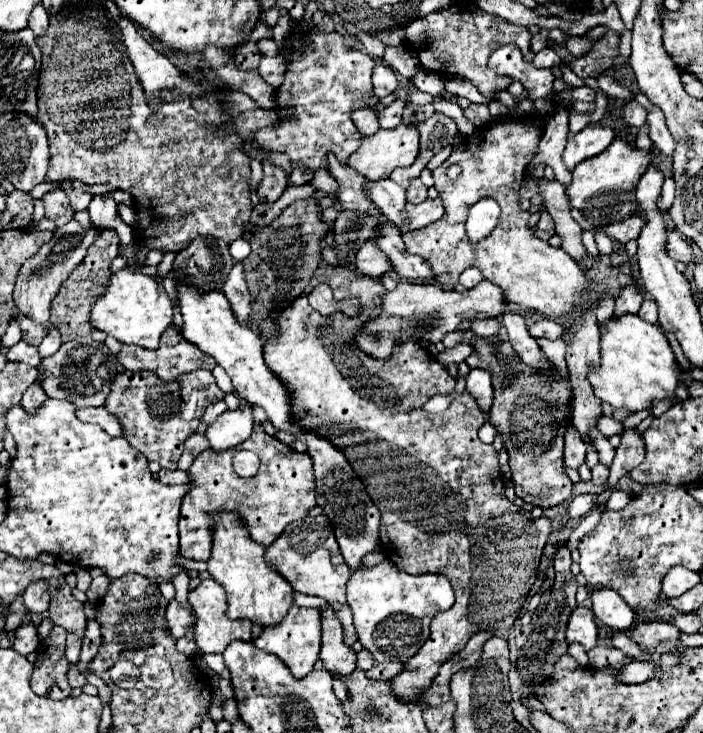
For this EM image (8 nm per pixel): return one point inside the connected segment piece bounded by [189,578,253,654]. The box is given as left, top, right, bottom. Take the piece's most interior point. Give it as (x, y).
(213, 631)

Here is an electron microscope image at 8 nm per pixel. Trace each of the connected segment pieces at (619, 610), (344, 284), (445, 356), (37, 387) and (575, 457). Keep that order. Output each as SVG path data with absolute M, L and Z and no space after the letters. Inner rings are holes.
M609 588L593 590L591 598L593 598L591 610L599 618L599 622L603 622L613 632L631 630L631 626L635 624L635 614L625 604L625 600L621 600L621 596L617 596L615 590L609 590Z
M321 262L305 292L279 316L279 336L271 340L263 338L263 354L267 366L273 368L281 380L285 380L293 394L295 420L303 428L313 428L321 436L329 438L363 480L371 500L381 510L381 546L385 556L407 574L445 574L453 586L453 608L433 616L429 640L405 664L403 672L393 678L397 696L401 700L415 700L433 682L439 666L465 648L473 634L513 626L535 582L541 552L551 532L551 520L545 516L533 518L529 512L517 508L505 498L504 477L497 452L493 446L483 444L477 438L477 430L485 424L487 412L479 408L477 400L469 396L467 390L459 394L461 400L453 400L441 414L429 414L423 410L429 396L451 394L457 384L443 364L427 356L425 348L415 342L405 342L393 348L389 360L375 360L353 344L333 344L333 336L353 336L357 326L377 316L383 292L385 288L369 276L355 274L345 266L331 268L327 262ZM319 282L331 286L335 300L357 298L361 302L359 314L347 316L343 312L333 312L329 316L321 316L317 310L313 310L307 302L307 294Z
M457 344L455 348L445 350L443 354L439 354L437 360L439 360L439 362L445 362L445 364L449 364L449 362L461 364L461 362L465 362L465 358L467 358L471 352L473 352L473 346L471 346L471 344Z
M35 382L35 384L31 384L31 386L27 388L27 392L23 394L21 406L23 406L27 412L33 412L35 408L39 408L39 406L43 404L45 398L47 398L47 396L45 396L45 392L43 392L43 388L41 388L41 382Z
M569 428L565 436L565 466L579 470L579 466L585 462L585 450L587 446L583 444L583 440L577 436L573 428Z

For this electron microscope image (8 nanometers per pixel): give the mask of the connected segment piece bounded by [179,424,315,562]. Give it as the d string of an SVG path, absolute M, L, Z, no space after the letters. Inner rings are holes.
M261 424L253 426L253 434L233 450L201 452L191 468L187 470L191 478L191 490L181 502L181 556L193 560L209 560L213 546L213 518L221 512L237 512L243 518L243 526L249 530L249 536L261 544L269 546L287 524L303 520L309 510L315 506L315 476L313 462L307 454L291 450L287 444L263 432ZM235 450L251 450L259 456L261 466L253 478L241 478L231 468L231 458Z

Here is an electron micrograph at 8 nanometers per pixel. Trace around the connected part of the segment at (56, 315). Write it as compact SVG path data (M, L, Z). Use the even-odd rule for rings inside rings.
M105 230L97 236L97 240L91 244L89 248L89 256L79 264L79 268L65 280L65 284L61 284L61 290L57 294L57 298L51 304L51 318L47 324L53 324L59 328L63 342L67 340L75 340L75 338L85 338L95 334L95 328L89 324L89 308L95 302L95 298L105 290L107 280L111 276L111 262L115 260L117 252L119 252L119 238L115 232Z

